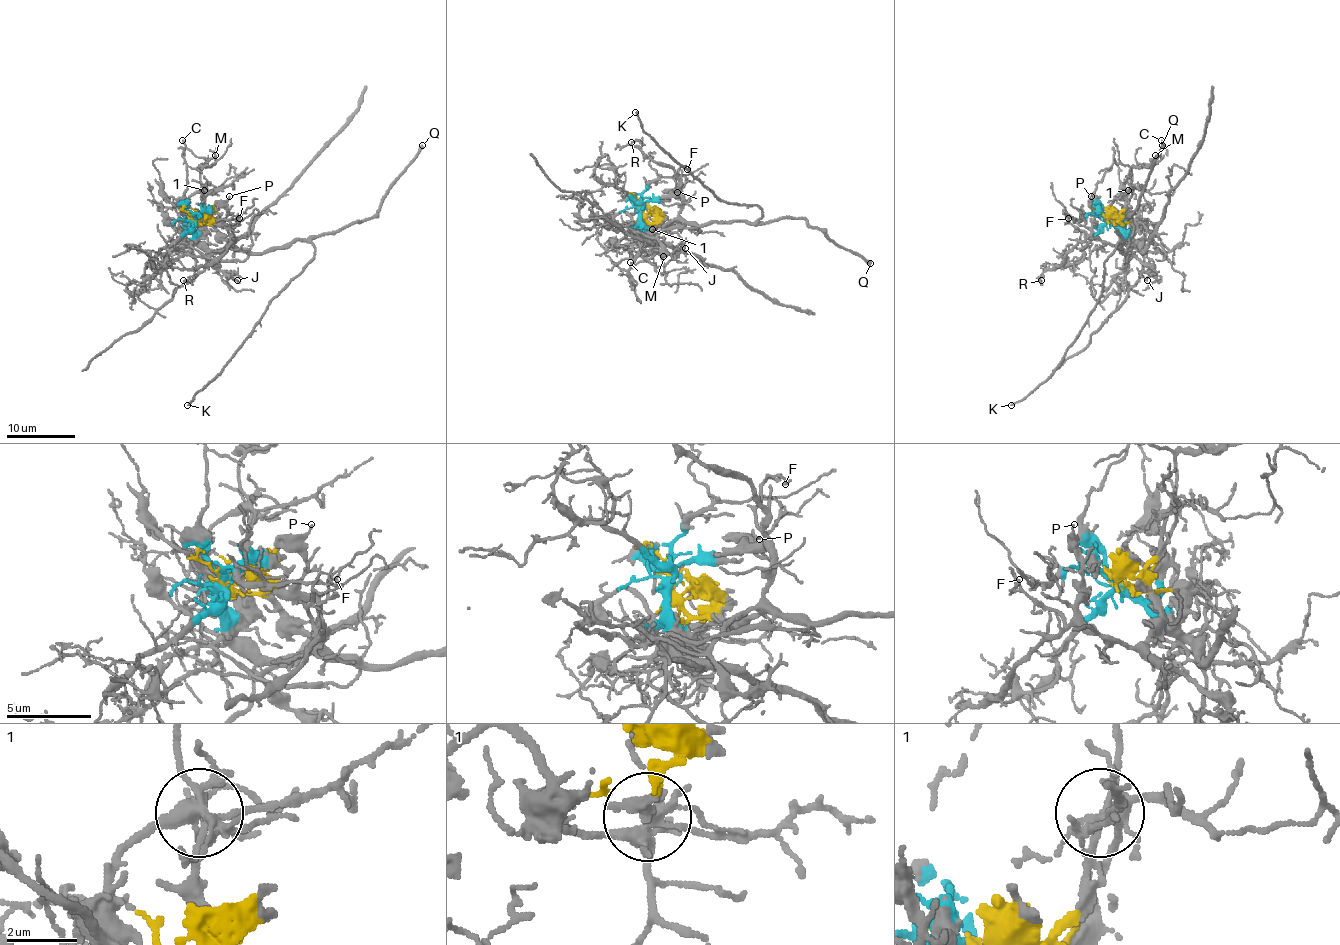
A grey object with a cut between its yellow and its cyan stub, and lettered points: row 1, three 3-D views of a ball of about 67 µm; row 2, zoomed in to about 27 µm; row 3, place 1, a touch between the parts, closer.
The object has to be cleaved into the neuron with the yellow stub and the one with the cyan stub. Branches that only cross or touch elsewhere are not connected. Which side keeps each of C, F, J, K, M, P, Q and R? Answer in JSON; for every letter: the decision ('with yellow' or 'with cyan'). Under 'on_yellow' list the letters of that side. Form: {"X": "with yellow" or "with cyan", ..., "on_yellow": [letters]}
{"C": "with yellow", "F": "with yellow", "J": "with yellow", "K": "with yellow", "M": "with yellow", "P": "with yellow", "Q": "with yellow", "R": "with yellow", "on_yellow": ["C", "F", "J", "K", "M", "P", "Q", "R"]}

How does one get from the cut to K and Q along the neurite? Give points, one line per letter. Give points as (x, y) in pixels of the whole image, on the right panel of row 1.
K: (1108, 219), (1122, 225), (1123, 252), (1122, 240), (1105, 262), (1099, 299), (1064, 359), (1030, 395), (1011, 405)
Q: (1108, 219), (1122, 225), (1120, 245), (1123, 252), (1117, 225), (1135, 209), (1152, 161), (1163, 144)

